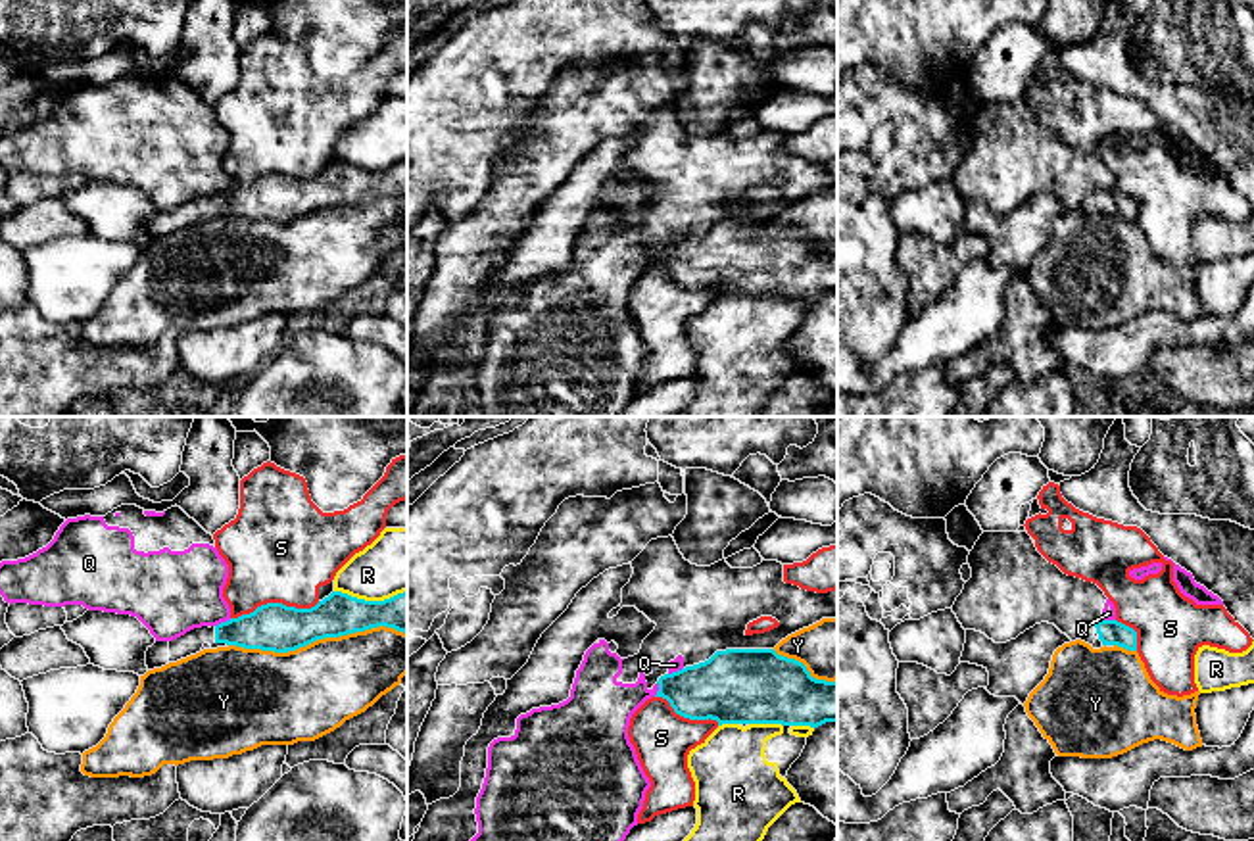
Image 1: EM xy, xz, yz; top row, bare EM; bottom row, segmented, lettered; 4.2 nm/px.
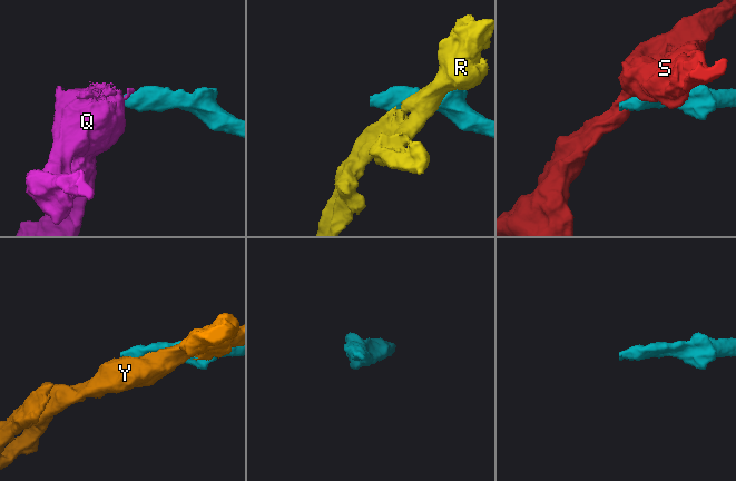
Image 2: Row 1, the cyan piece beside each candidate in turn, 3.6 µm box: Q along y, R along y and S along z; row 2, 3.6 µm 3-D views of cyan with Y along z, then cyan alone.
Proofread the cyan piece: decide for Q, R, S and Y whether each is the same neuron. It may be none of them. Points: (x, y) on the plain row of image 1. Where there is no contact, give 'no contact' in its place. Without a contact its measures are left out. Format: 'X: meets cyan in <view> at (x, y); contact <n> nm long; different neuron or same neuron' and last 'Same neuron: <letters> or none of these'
Q: meets cyan in xy at (223, 192); contact 80 nm long; different neuron
R: meets cyan in xy at (371, 171); contact 300 nm long; different neuron
S: meets cyan in xy at (275, 173); contact 380 nm long; different neuron
Y: meets cyan in xy at (317, 208); contact 750 nm long; different neuron
Same neuron: none of these

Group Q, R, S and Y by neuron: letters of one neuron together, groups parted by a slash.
Q / R / S / Y

